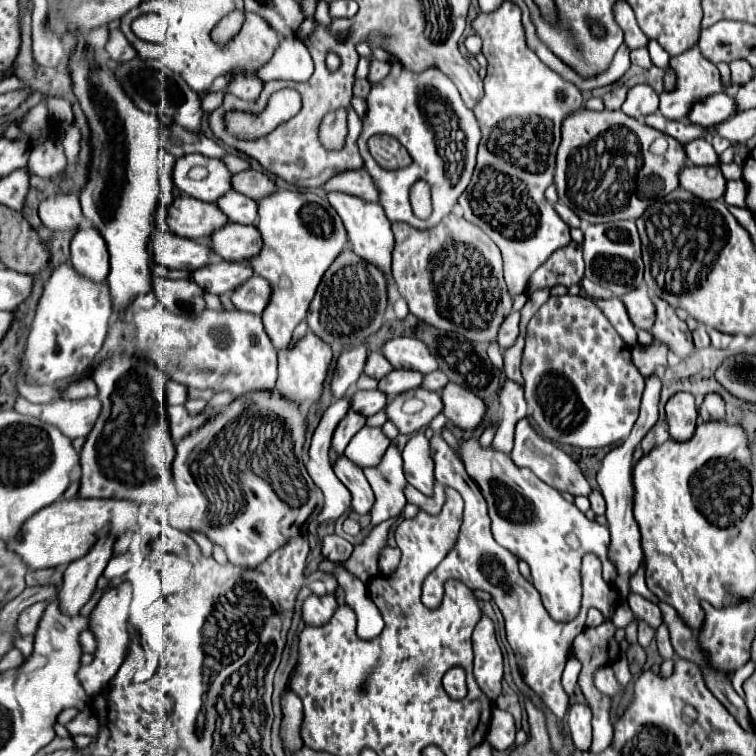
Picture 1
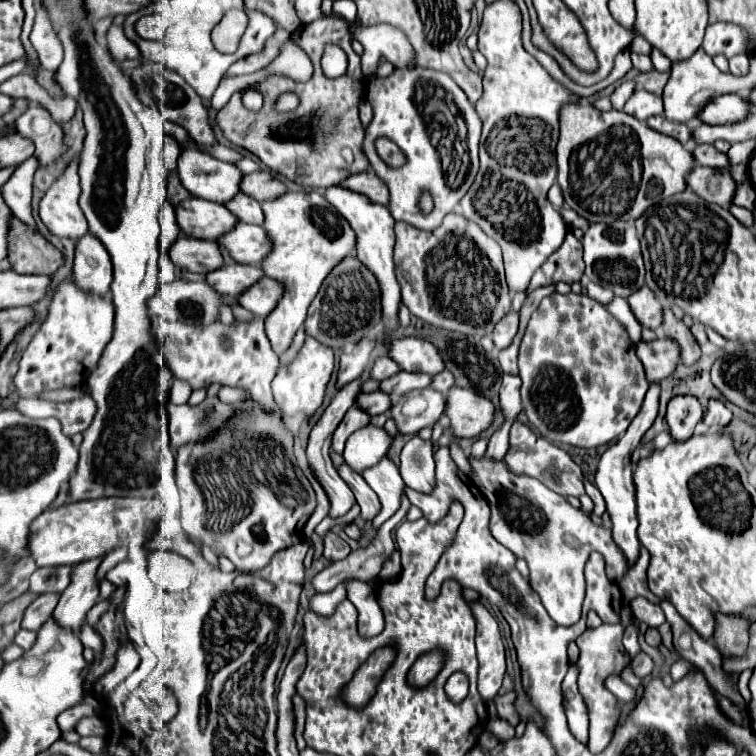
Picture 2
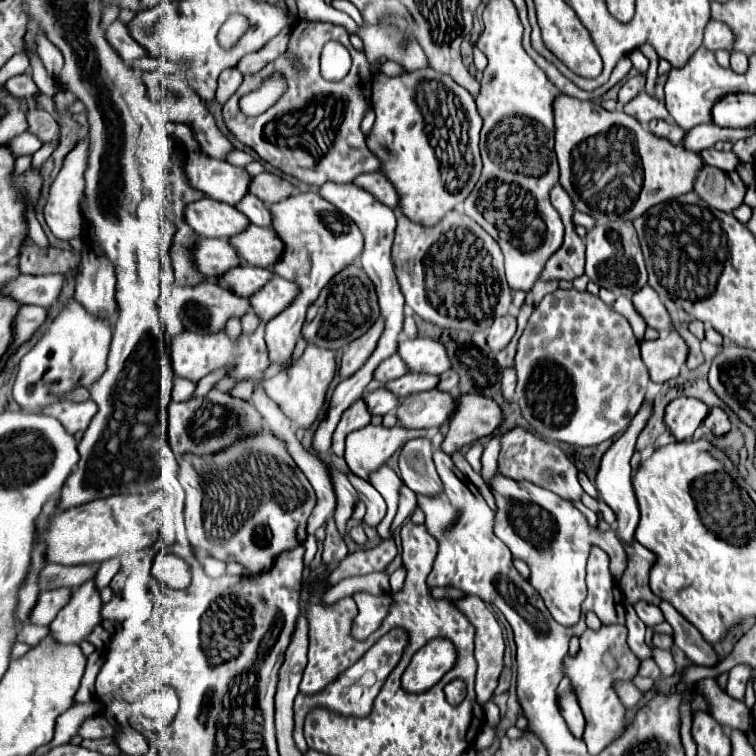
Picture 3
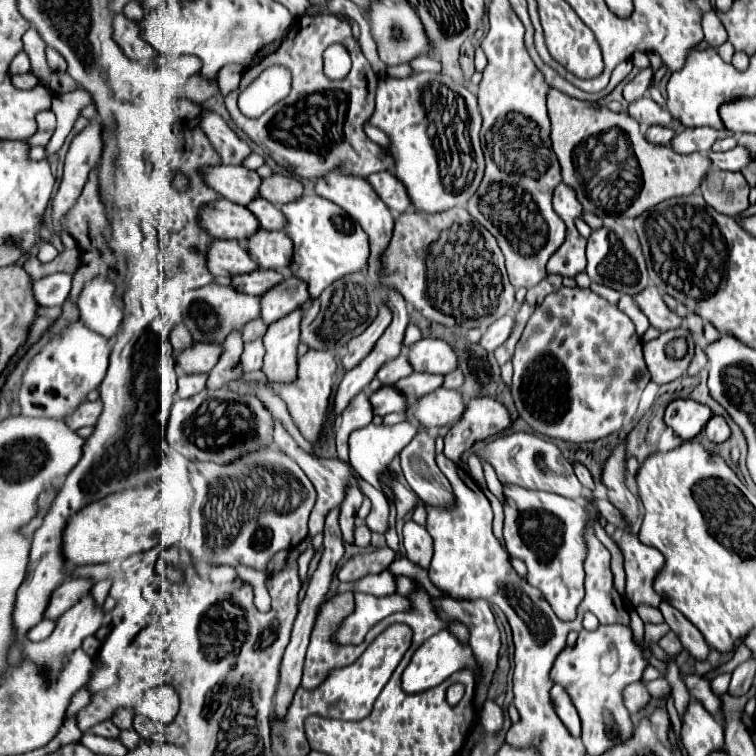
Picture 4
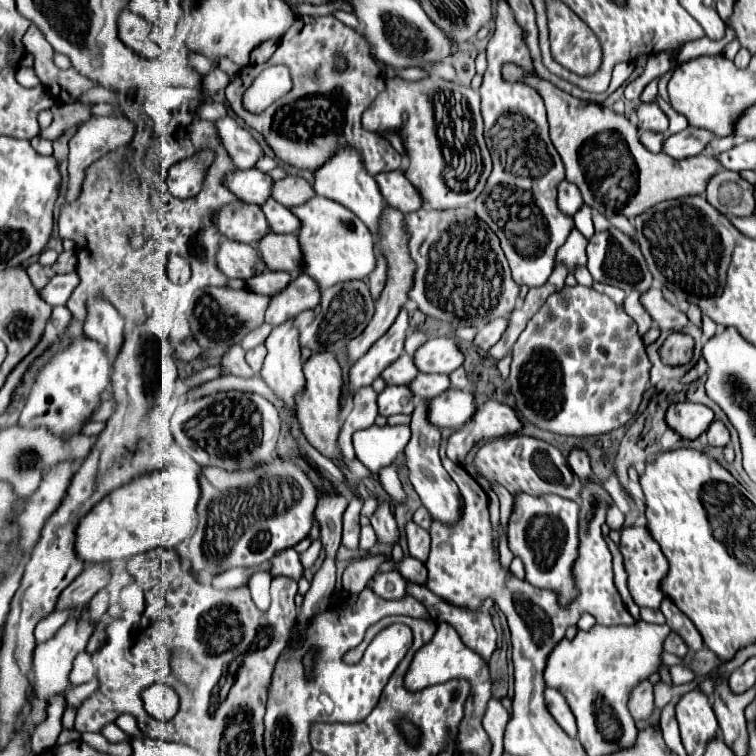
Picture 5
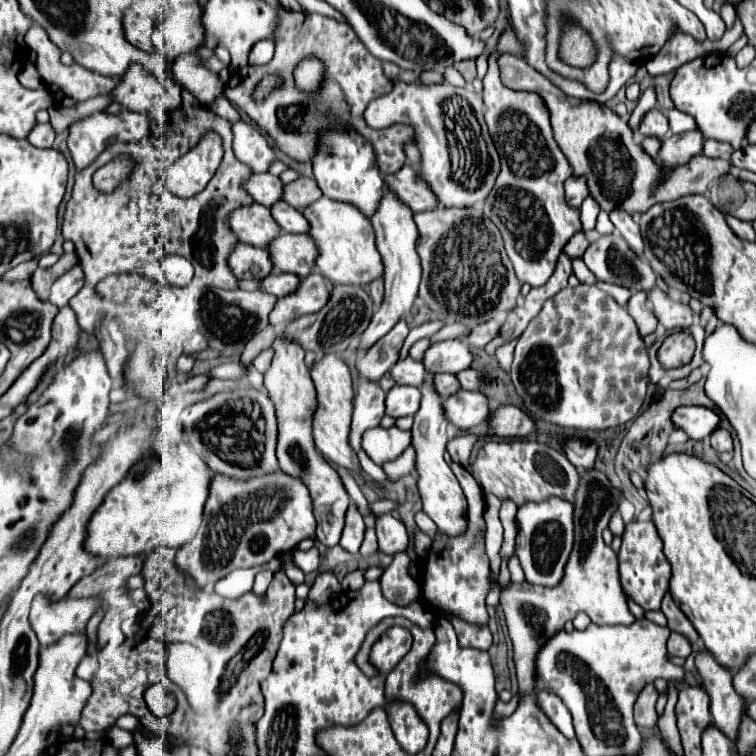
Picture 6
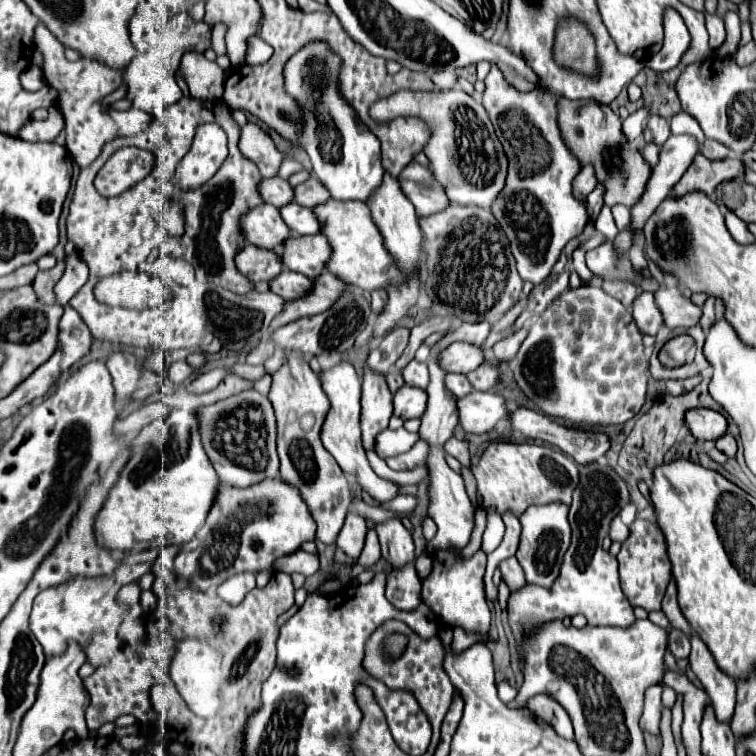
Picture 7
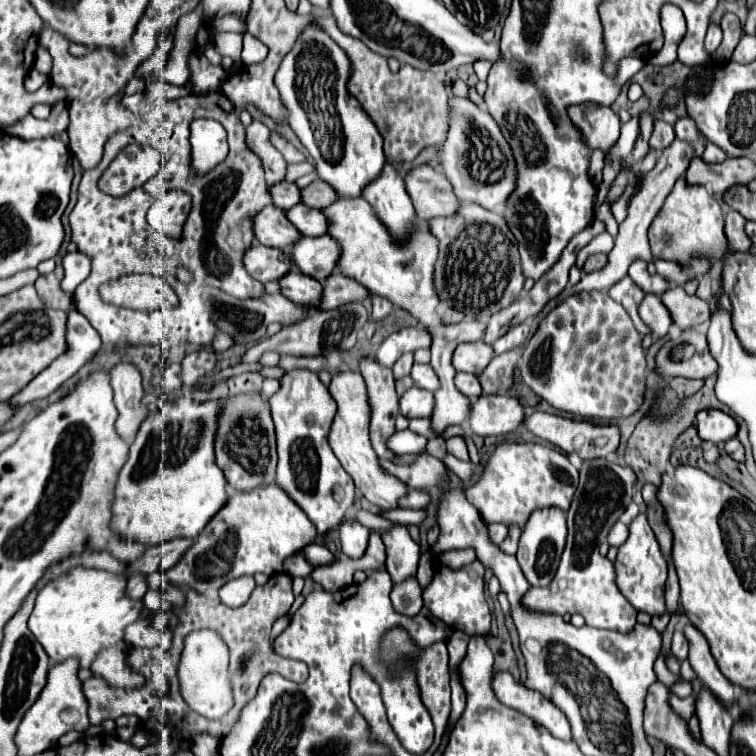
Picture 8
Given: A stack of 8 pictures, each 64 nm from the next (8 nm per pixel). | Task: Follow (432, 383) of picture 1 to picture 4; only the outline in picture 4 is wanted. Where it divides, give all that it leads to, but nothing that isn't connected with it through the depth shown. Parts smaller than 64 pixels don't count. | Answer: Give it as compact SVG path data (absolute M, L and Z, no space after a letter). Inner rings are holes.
M454 370L454 372L450 372L450 374L444 376L444 384L442 386L448 388L448 390L458 390L462 386L462 382L464 382L462 372L460 370Z

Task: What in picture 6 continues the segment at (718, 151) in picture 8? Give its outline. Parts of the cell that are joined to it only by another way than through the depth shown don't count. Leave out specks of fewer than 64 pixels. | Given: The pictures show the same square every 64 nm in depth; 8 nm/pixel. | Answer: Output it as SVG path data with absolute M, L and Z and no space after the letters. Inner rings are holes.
M706 140L704 142L704 154L710 158L728 158L732 146L726 142L716 142L716 140Z

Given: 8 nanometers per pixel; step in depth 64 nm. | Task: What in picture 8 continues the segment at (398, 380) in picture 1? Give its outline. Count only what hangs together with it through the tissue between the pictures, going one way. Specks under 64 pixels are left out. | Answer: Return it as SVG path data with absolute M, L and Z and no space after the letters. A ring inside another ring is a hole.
M458 372L456 376L454 376L454 386L464 394L464 396L468 396L470 400L476 396L480 396L482 394L482 390L478 388L478 378L474 376L474 374L466 374L466 372Z

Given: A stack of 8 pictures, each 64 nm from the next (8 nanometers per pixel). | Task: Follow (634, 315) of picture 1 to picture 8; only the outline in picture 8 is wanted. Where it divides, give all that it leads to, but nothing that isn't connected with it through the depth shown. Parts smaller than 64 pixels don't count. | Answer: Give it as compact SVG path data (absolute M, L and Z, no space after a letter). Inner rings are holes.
M670 286L660 296L660 300L668 308L672 316L672 324L680 326L682 330L700 326L702 322L710 320L708 302L700 300L698 296L688 296L682 286Z

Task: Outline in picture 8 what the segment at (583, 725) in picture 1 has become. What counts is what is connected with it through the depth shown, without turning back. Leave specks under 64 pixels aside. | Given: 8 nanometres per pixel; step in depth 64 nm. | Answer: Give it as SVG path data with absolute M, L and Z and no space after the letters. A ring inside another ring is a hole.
M500 672L492 680L492 688L500 702L506 706L530 716L538 724L546 726L556 738L572 740L570 724L566 714L548 698L538 694L536 690L526 690L524 684L516 682L510 672Z

